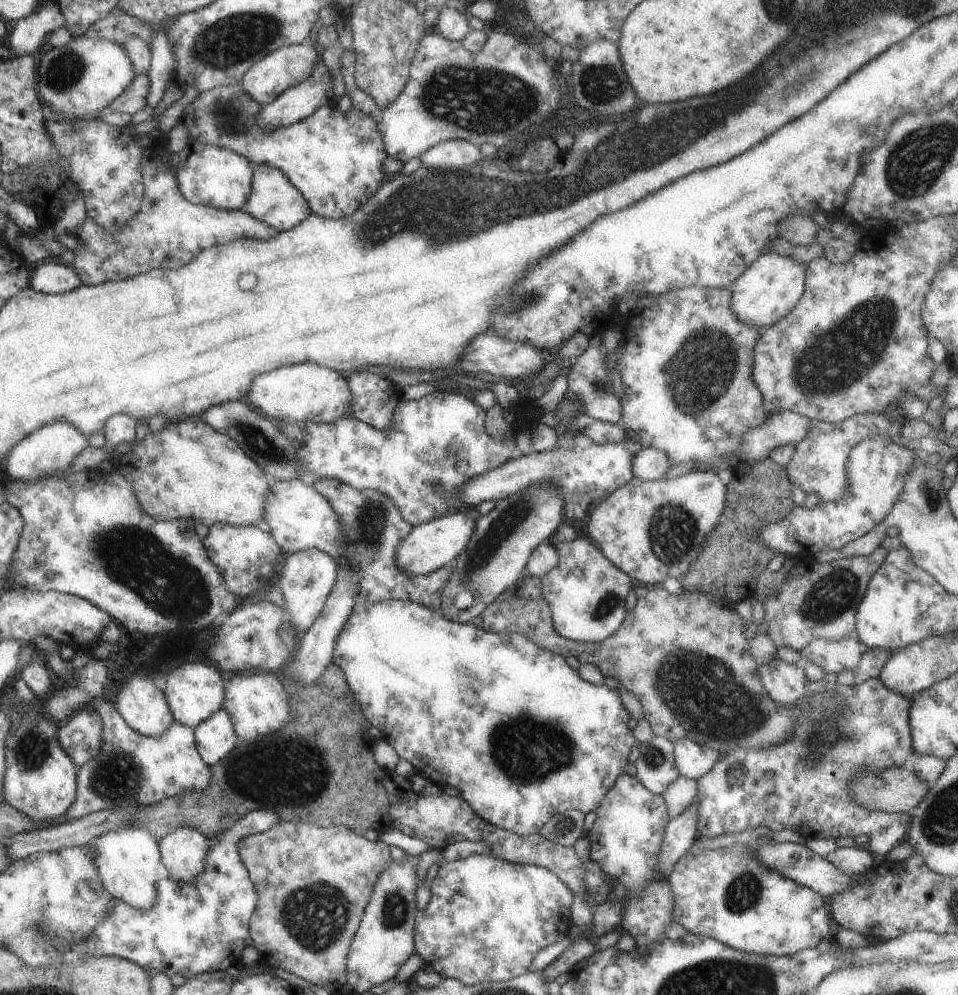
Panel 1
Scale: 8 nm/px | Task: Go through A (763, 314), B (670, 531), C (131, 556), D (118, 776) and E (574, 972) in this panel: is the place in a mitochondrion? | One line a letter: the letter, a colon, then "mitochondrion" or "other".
A: other
B: mitochondrion
C: mitochondrion
D: mitochondrion
E: other

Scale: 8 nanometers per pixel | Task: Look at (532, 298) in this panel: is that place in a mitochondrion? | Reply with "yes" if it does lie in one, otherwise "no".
yes

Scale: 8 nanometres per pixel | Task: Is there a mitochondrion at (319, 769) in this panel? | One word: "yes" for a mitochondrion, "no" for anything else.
yes

